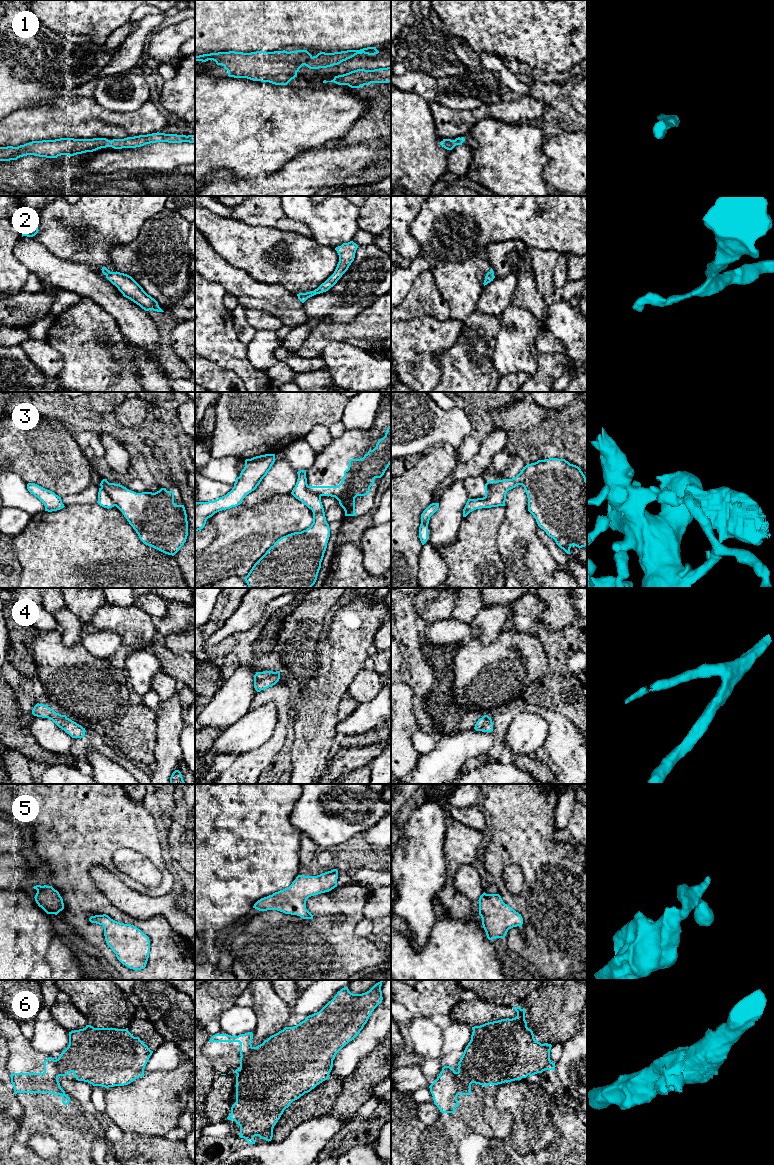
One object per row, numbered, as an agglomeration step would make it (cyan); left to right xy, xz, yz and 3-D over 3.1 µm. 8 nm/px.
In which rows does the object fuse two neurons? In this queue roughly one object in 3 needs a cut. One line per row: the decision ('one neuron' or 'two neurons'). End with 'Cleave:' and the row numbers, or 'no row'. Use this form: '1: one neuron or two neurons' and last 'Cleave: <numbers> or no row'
1: one neuron
2: one neuron
3: two neurons
4: one neuron
5: one neuron
6: two neurons
Cleave: 3, 6

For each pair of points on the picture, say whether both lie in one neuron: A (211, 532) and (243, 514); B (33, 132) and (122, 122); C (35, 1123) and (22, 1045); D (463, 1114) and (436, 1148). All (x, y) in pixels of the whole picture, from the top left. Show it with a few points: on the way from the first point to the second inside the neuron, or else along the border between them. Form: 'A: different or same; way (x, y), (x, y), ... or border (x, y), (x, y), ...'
A: different; border (211, 517), (217, 535), (205, 548)
B: same; way (55, 122), (100, 121)
C: same; way (35, 1104), (32, 1085), (27, 1079), (26, 1064)
D: same; way (455, 1122), (440, 1140)

